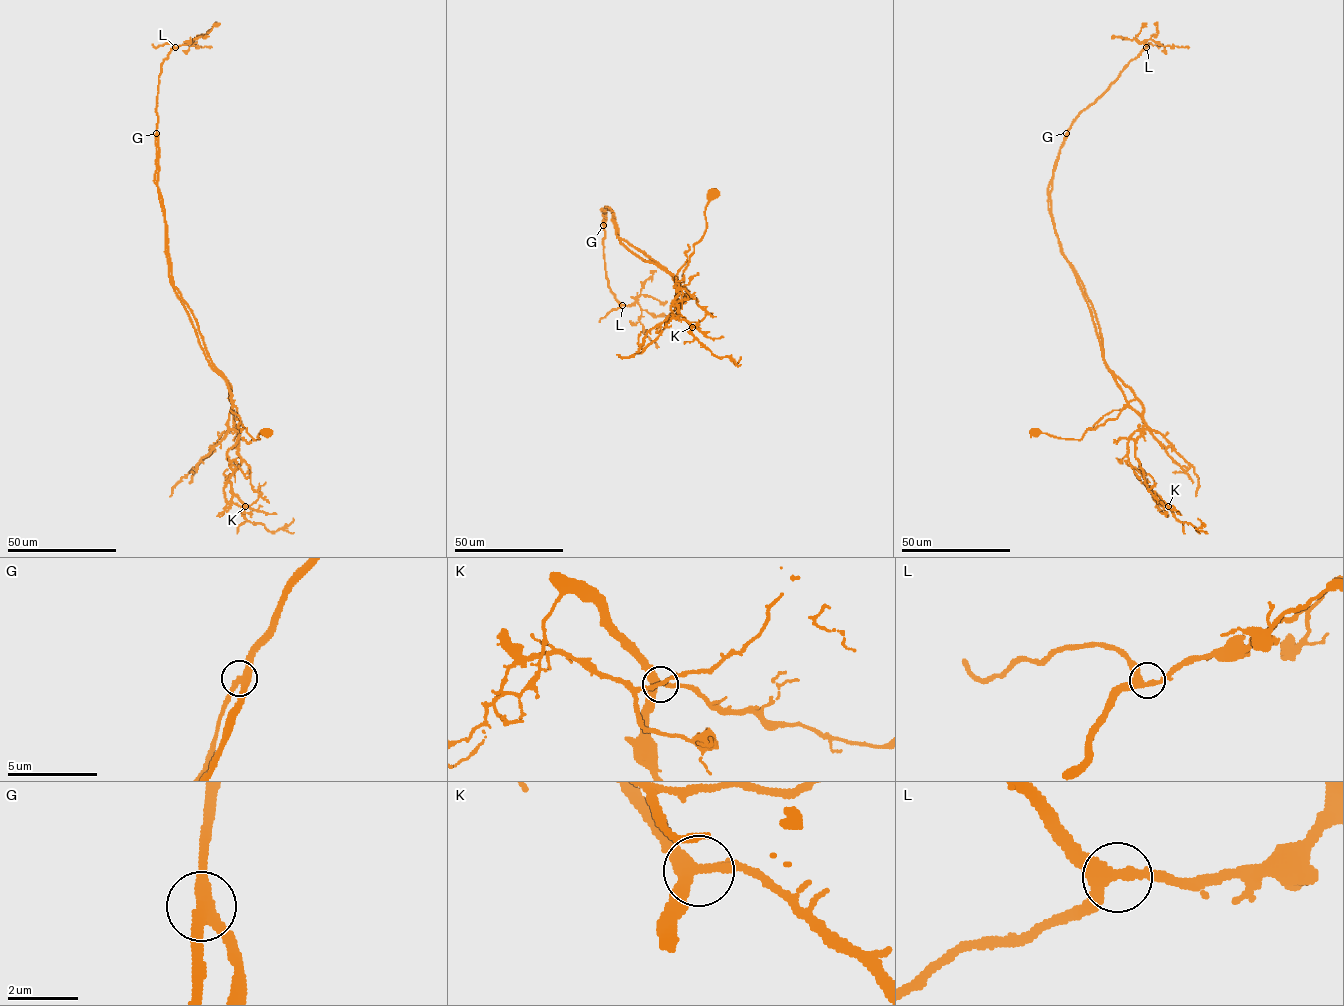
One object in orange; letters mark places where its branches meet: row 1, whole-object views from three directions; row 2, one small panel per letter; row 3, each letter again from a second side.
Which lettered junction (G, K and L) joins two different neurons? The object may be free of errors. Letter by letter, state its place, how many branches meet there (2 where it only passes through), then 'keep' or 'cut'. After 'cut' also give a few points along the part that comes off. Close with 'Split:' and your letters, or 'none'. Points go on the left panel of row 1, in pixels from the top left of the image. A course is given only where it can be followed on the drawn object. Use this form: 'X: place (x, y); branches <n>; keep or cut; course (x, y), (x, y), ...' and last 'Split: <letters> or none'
G: place (156, 133); branches 3; cut; course (156, 133), (173, 286), (226, 382), (228, 427), (240, 434), (228, 451), (225, 499), (244, 507), (259, 492)
K: place (245, 506); branches 3; keep
L: place (175, 47); branches 3; keep
Split: G

